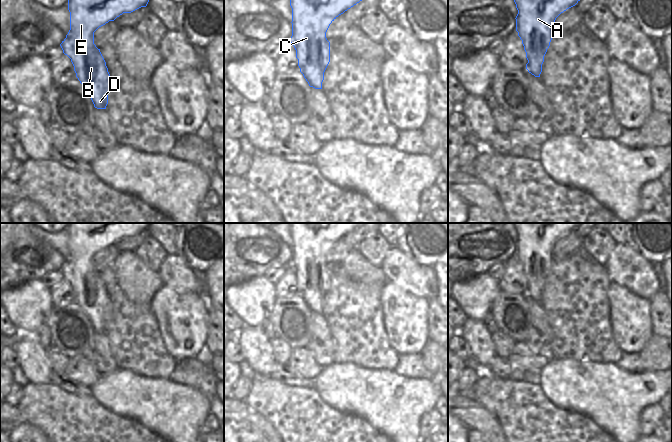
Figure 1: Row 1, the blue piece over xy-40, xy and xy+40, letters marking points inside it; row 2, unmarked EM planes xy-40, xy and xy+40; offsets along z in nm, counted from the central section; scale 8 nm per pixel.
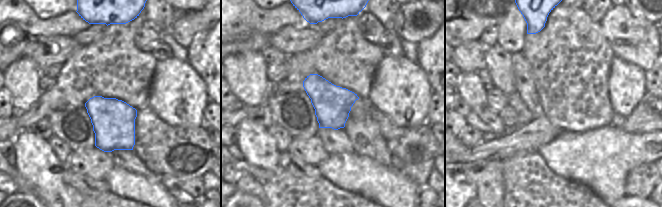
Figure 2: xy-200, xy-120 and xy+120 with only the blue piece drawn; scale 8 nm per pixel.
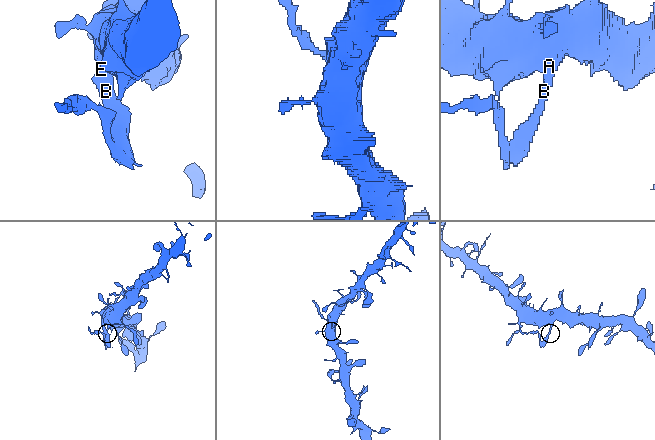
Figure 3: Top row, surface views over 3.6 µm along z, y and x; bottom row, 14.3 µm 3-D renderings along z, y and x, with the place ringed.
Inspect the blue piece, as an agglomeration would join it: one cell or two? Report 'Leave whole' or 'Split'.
Split.

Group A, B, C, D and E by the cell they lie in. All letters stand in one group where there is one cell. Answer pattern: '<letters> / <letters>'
A C E / B D

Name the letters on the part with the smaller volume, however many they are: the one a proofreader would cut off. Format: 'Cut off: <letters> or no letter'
Cut off: B, D.

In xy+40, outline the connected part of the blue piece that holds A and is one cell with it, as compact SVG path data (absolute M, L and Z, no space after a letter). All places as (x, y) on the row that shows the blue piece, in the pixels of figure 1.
M514 0L518 14L516 16L516 31L522 40L526 58L530 61L530 54L537 49L548 49L552 40L552 26L556 18L567 9L575 6L580 0Z

